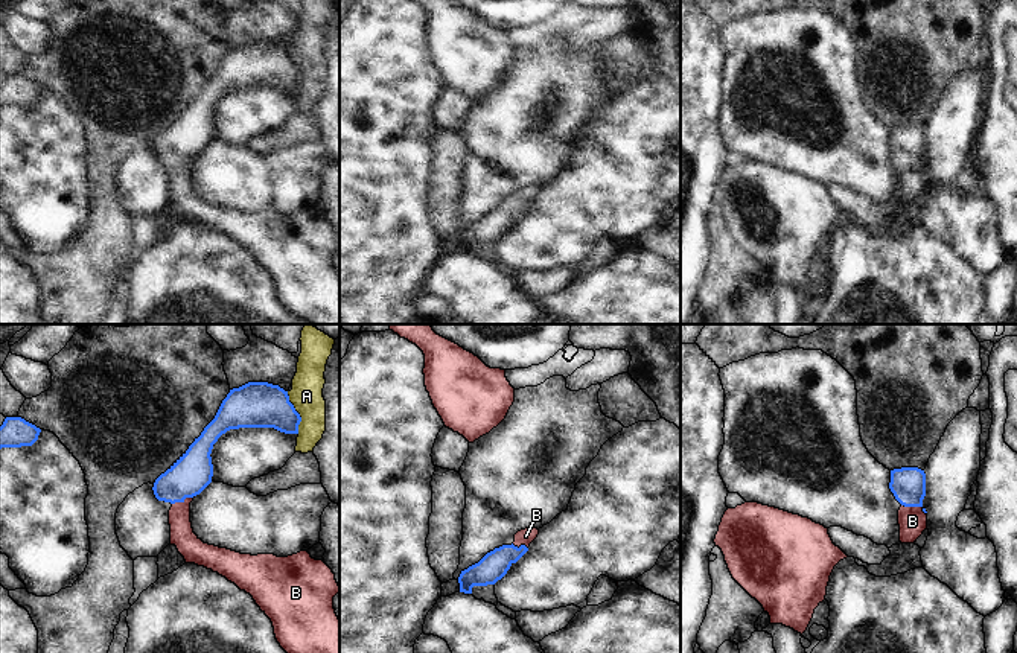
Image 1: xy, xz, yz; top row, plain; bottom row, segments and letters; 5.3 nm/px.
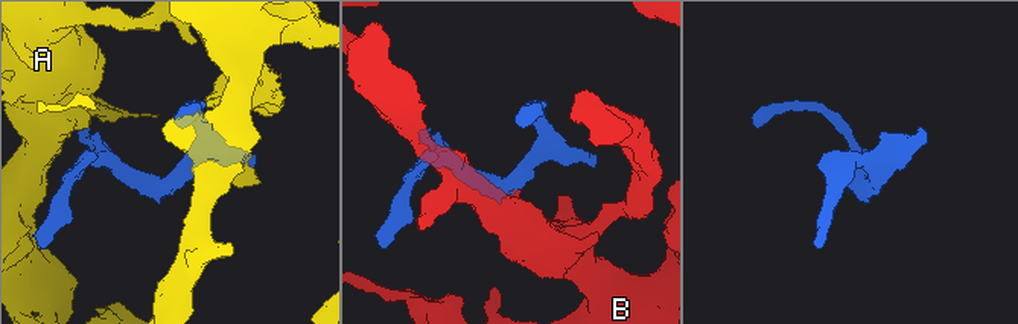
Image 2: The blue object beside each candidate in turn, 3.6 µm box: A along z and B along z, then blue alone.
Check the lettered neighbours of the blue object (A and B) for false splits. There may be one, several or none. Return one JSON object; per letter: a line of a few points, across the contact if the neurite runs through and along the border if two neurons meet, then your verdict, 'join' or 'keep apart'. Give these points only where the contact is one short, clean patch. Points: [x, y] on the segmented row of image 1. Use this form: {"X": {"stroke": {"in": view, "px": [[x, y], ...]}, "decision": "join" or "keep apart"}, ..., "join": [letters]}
{"A": {"decision": "keep apart"}, "B": {"stroke": {"in": "yz", "px": [[908, 484], [914, 506], [912, 521]]}, "decision": "join"}, "join": ["B"]}

